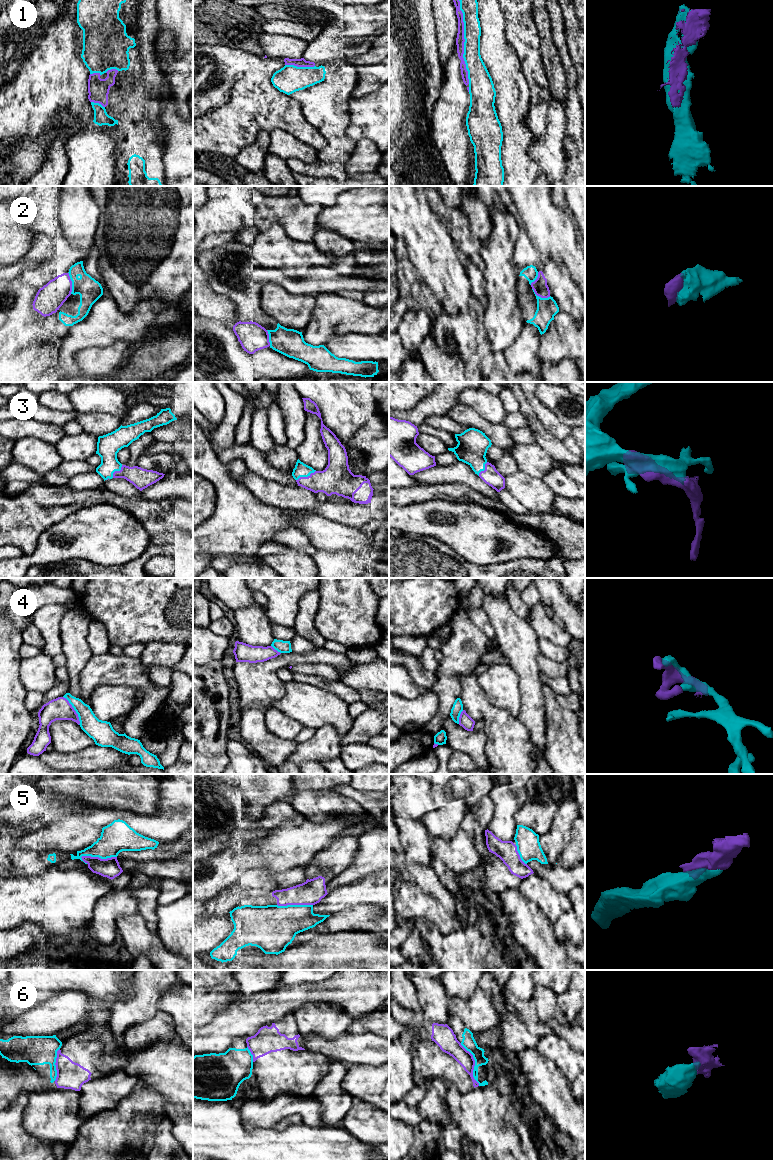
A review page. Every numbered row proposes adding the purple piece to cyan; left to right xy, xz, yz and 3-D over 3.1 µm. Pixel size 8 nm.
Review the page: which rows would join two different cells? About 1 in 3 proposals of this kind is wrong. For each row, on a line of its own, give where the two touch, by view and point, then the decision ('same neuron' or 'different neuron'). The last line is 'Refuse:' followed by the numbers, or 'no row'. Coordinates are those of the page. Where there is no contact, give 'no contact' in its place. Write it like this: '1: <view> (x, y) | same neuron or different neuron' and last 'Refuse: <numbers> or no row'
1: yz (464, 42) | same neuron
2: xy (72, 283) | different neuron
3: xz (305, 476) | same neuron
4: xy (74, 709) | different neuron
5: xy (98, 856) | same neuron
6: yz (475, 1064) | different neuron
Refuse: 2, 4, 6

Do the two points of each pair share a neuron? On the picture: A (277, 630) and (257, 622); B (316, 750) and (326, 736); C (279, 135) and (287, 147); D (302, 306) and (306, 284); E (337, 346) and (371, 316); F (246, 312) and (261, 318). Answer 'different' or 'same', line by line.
A: different
B: same
C: same
D: different
E: different
F: same

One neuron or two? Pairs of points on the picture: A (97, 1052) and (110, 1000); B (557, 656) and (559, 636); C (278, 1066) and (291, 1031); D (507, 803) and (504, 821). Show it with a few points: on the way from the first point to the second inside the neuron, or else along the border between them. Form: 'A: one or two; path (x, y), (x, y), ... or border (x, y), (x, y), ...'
A: two; border (89, 995), (99, 999), (110, 1011)
B: two; border (539, 638), (545, 638), (567, 648)
C: one; path (278, 1057), (278, 1045), (282, 1040)
D: one; path (505, 807), (504, 817)

